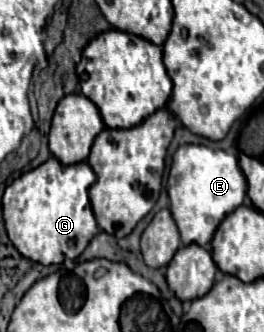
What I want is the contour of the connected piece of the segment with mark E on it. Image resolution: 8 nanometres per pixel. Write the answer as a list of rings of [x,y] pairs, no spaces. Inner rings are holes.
[[[198,144],[180,146],[172,156],[168,174],[168,198],[182,244],[198,244],[202,248],[208,248],[212,234],[222,218],[244,202],[246,188],[246,178],[234,154]]]

